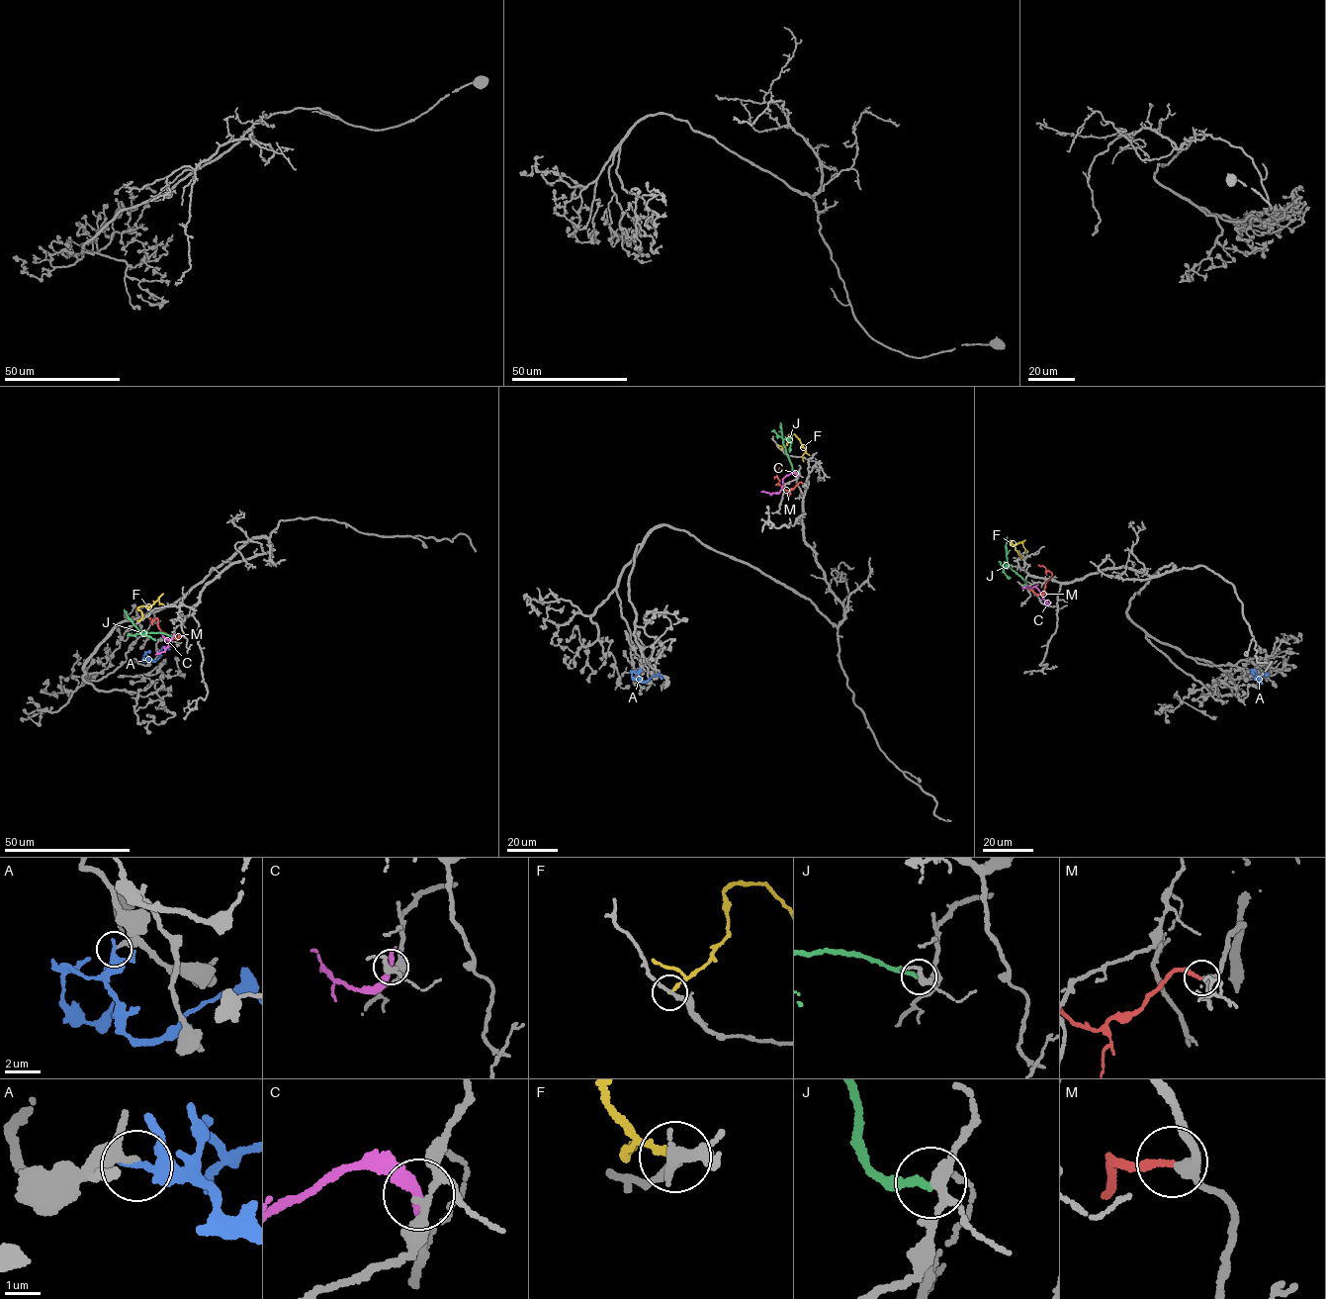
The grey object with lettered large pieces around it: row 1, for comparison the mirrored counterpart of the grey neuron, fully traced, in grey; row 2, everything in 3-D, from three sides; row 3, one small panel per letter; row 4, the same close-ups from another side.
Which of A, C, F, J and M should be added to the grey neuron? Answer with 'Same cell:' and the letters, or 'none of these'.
Same cell: M

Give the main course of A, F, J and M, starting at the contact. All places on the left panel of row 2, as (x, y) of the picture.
A: (147, 661), (157, 659), (163, 647), (170, 649)
F: (141, 618), (142, 612), (138, 606), (150, 606), (158, 599), (164, 604)
J: (172, 636), (141, 632), (124, 609)
M: (183, 636), (177, 638), (161, 631), (157, 618), (149, 618)

